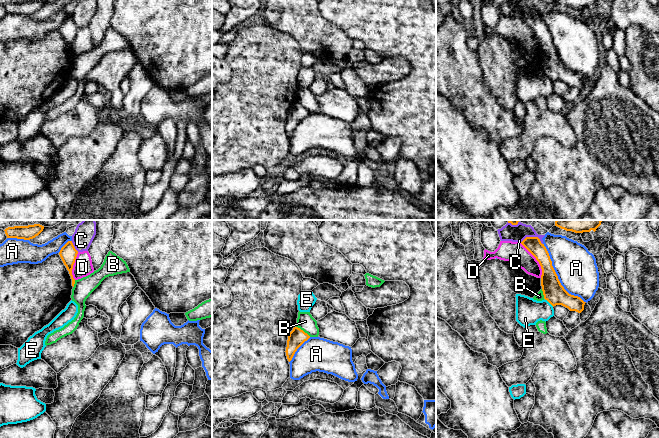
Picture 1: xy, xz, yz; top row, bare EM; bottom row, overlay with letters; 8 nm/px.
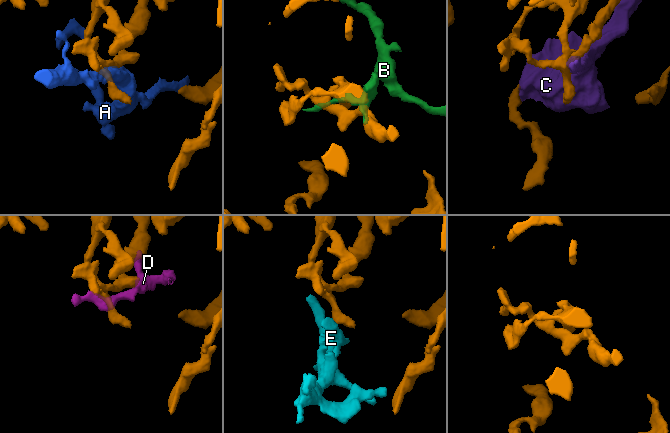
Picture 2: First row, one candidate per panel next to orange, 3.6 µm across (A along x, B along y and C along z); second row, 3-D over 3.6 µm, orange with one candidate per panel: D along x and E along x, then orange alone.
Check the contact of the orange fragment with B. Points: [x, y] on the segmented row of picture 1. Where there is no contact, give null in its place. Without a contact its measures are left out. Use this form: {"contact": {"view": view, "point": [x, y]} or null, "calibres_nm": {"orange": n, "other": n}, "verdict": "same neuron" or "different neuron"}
{"contact": {"view": "xz", "point": [302, 330]}, "calibres_nm": {"orange": 140, "other": 140}, "verdict": "different neuron"}

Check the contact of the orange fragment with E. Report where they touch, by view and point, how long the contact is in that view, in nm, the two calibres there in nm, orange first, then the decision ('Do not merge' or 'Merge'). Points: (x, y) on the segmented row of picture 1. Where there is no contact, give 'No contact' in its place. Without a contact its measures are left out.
Touches orange at yz (549, 302). Shared border 100 nm. Thickness 170 nm (orange) against 200 nm. Do not merge

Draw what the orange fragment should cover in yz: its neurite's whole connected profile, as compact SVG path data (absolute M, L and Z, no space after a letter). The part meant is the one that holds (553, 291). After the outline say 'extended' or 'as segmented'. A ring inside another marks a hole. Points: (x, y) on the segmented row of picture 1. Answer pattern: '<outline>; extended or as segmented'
M526 237L521 244L536 258L541 266L541 286L544 299L553 307L562 305L570 311L581 313L586 302L578 296L569 294L561 285L552 266L549 253L540 239L538 237Z; as segmented

